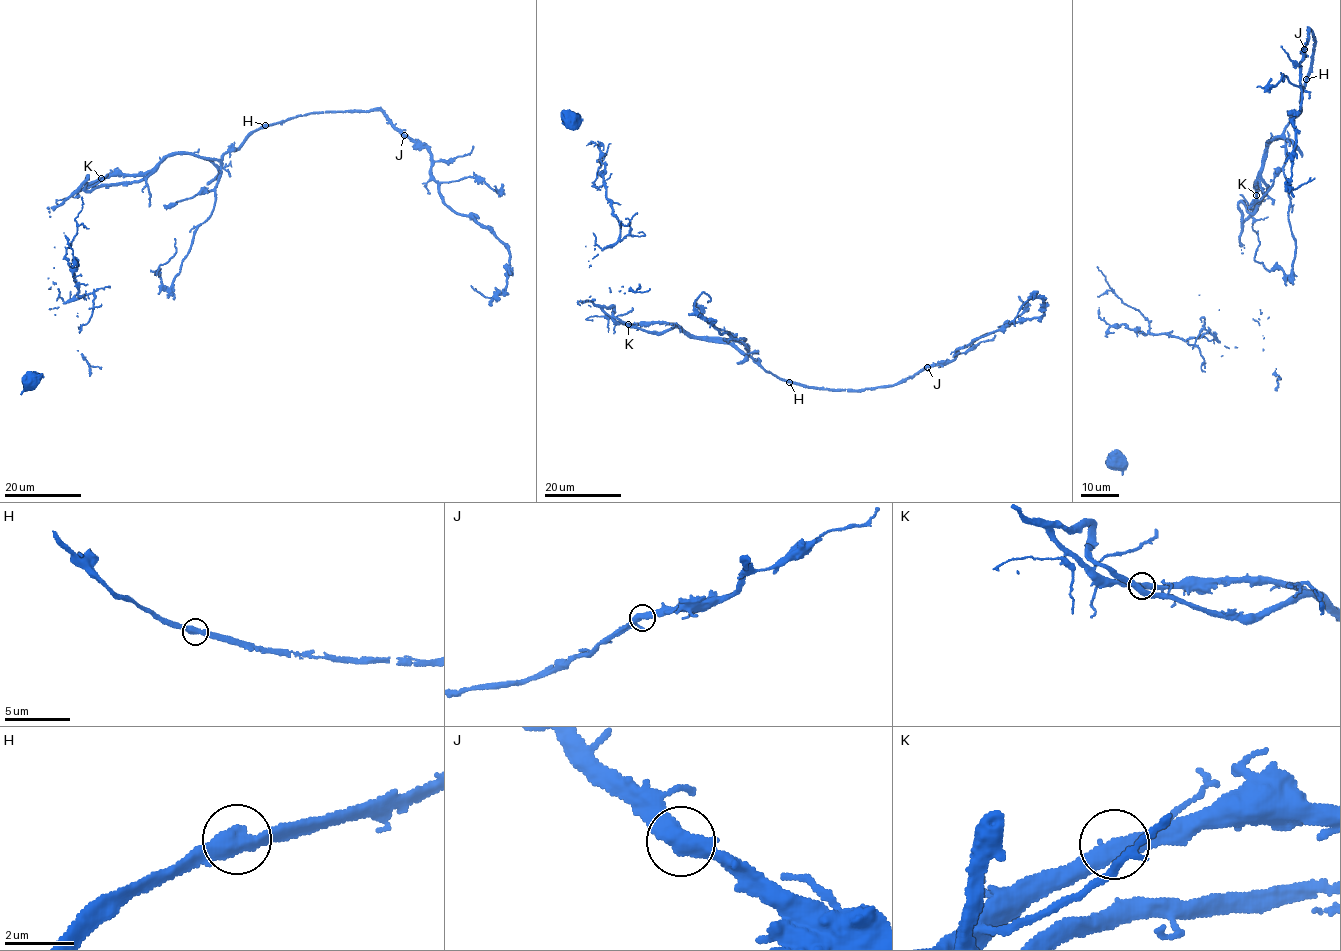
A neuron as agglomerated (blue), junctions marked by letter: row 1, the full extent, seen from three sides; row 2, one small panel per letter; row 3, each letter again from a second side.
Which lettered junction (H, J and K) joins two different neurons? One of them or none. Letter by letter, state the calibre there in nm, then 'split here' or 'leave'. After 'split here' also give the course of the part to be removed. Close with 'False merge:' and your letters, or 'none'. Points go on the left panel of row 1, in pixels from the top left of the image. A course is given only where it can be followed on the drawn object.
H: 480 nm thick; leave
J: 440 nm thick; leave
K: 440 nm thick; leave
False merge: none

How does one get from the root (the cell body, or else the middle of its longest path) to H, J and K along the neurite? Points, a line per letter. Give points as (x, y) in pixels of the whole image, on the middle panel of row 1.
H: (571, 119), (600, 142), (621, 239), (645, 235), (696, 314), (720, 334), (745, 338), (761, 367), (789, 381)
J: (571, 119), (600, 142), (621, 239), (645, 235), (696, 314), (745, 338), (764, 370), (859, 390), (927, 367)
K: (571, 119), (600, 142), (621, 239), (645, 235), (696, 314), (748, 349), (628, 324)

